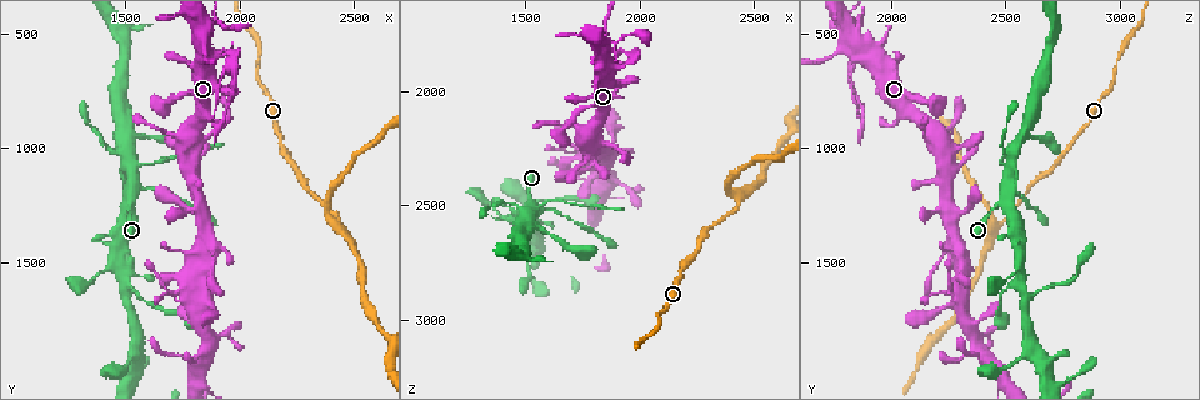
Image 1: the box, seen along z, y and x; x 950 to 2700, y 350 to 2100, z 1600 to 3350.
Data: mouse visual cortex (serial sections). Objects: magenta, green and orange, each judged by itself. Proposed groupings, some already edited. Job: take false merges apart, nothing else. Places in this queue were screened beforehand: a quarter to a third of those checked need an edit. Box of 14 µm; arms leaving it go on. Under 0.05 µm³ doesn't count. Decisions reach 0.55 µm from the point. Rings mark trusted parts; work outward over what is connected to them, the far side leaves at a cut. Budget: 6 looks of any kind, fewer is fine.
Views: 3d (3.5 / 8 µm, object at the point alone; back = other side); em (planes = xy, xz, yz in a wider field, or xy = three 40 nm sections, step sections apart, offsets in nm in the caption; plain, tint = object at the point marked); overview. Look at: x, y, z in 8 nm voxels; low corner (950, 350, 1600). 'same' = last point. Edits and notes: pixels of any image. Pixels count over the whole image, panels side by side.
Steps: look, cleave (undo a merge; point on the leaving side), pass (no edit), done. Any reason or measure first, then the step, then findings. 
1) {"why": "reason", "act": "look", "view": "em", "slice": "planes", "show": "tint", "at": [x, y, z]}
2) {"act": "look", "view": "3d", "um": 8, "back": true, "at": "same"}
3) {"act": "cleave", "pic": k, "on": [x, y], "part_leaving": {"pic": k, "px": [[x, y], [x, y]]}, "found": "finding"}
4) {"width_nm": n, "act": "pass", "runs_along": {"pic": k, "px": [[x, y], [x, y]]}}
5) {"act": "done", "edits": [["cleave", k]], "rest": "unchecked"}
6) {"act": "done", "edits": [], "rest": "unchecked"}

{"why": "thick turns thin", "act": "look", "view": "3d", "um": 8, "at": [1610, 1180, 2530]}

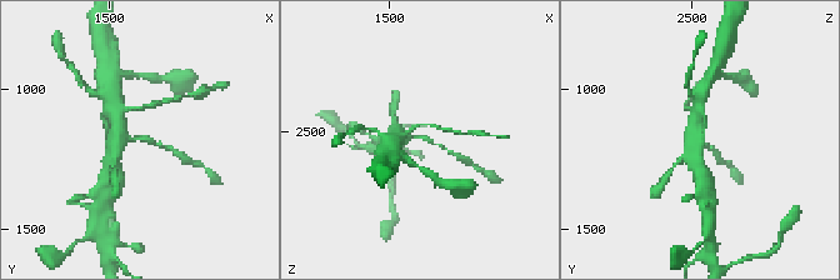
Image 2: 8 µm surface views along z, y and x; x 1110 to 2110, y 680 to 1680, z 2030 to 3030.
{"arm_widths_nm": [150, 450], "act": "look", "view": "em", "slice": "xy", "step": 2, "show": "tint", "at": [1600, 1180, 2520]}

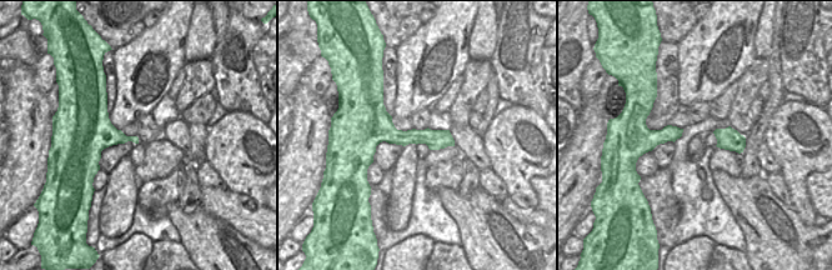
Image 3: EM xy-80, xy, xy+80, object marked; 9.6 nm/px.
{"act": "pass", "found": "one cell here"}

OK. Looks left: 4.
{"why": "a fork", "act": "look", "view": "3d", "um": 8, "at": [2430, 1350, 2460]}

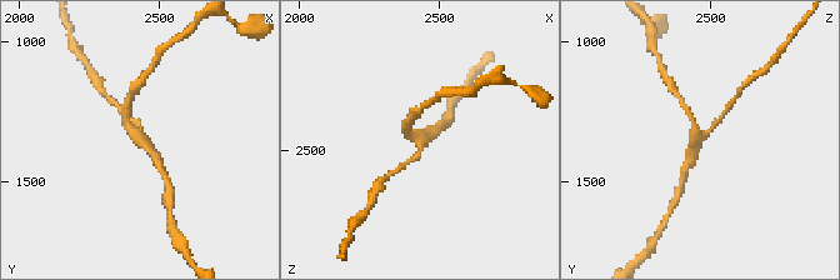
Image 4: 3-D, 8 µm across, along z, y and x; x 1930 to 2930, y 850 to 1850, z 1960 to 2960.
{"arms": 3, "arm_widths_nm": [200, 200, 250], "act": "look", "view": "em", "slice": "xy", "step": 1, "show": "tint", "at": [2430, 1340, 2470]}

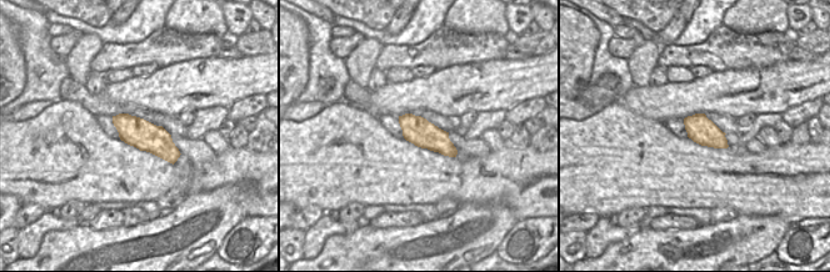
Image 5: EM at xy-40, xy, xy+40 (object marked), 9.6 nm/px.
{"act": "pass", "runs_along": {"pic": 4, "px": [[723, 115], [695, 144], [688, 166]]}, "found": "continuous, no second cell"}

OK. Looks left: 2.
{"why": "small branch off a trunk", "act": "look", "view": "3d", "um": 3.5, "at": [1900, 590, 1910]}

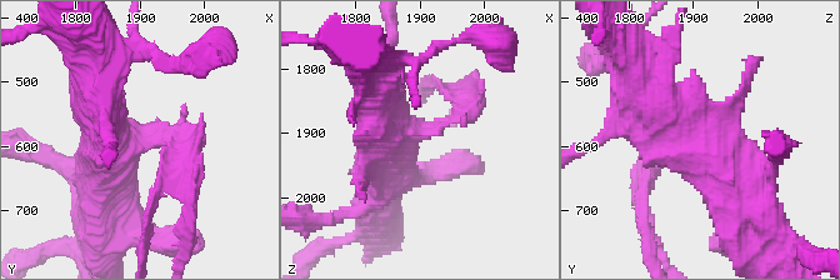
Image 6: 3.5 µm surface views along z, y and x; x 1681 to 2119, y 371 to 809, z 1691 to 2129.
{"act": "look", "view": "em", "slice": "planes", "show": "tint", "at": [1890, 595, 1900]}

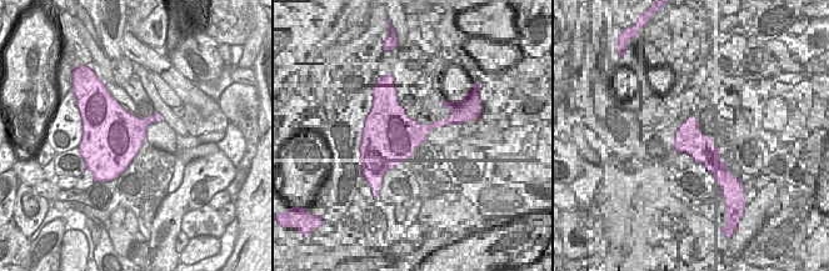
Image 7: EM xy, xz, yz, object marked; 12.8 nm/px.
{"act": "cleave", "pic": 6, "on": [168, 166], "part_leaving": {"pic": 6, "px": [[151, 138], [183, 141], [190, 214]]}, "found": "a second cell is stuck on"}

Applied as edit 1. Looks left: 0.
{"act": "done", "edits": [["cleave", 6]], "rest": "unchecked"}

